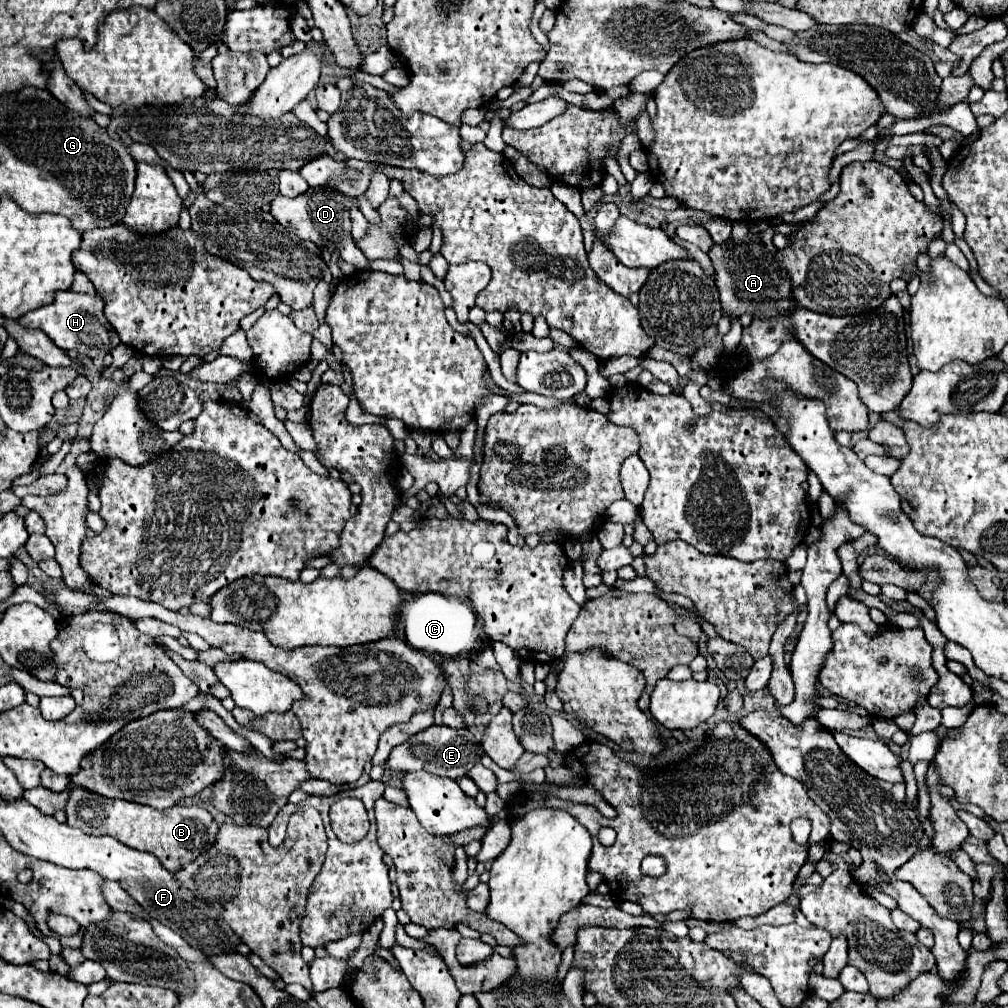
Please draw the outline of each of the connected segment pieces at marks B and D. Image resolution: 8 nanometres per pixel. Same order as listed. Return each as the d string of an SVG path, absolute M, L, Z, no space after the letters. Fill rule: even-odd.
M73 787L71 797L67 801L67 825L79 827L87 835L95 837L111 835L127 847L153 853L161 861L161 865L171 873L179 871L183 865L195 861L209 847L213 847L219 829L211 813L197 805L173 805L165 811L157 811L153 807L131 801L99 797L81 787Z
M309 187L303 195L297 195L297 197L277 195L271 201L271 215L275 217L275 221L279 221L285 229L295 233L299 239L311 241L319 249L339 251L341 257L347 263L353 263L357 269L367 269L369 261L363 255L363 251L359 251L355 239L351 237L349 211L357 209L357 207L359 207L359 203L357 203L355 197L343 195L343 193L339 193L335 189L329 189L329 187ZM349 245L353 245L353 249Z

